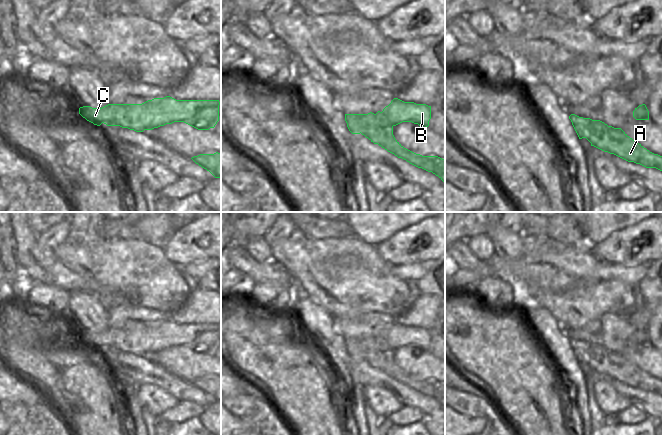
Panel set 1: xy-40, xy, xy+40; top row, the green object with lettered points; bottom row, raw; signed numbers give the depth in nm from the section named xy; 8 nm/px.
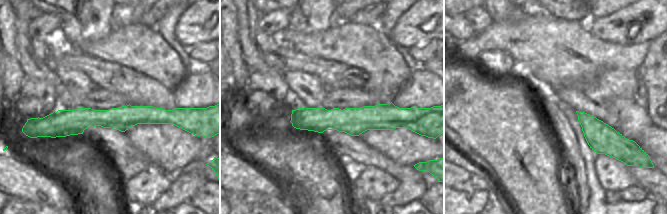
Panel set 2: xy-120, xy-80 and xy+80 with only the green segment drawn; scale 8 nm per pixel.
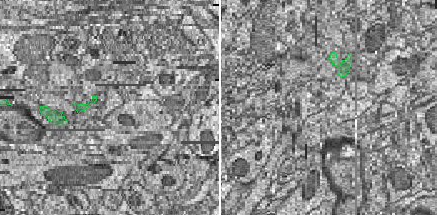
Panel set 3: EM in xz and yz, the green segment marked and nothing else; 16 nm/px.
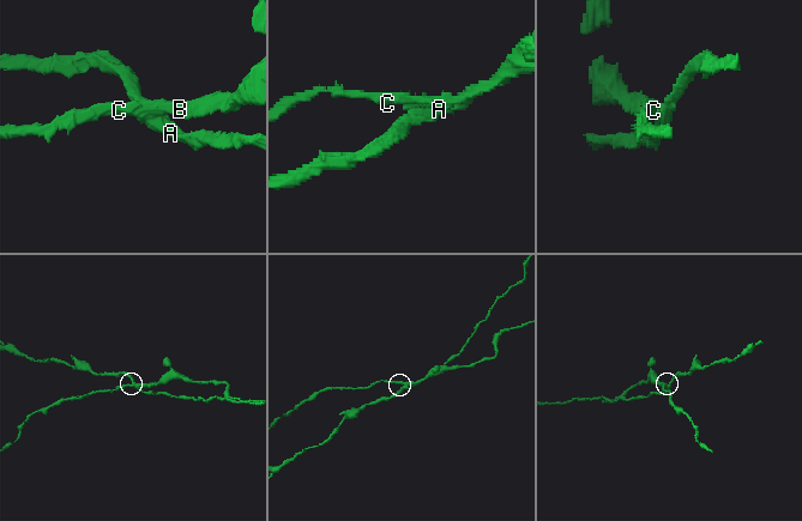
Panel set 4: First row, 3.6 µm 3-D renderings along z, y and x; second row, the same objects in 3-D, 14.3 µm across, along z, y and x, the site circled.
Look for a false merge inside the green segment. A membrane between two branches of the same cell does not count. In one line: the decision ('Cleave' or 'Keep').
Cleave.

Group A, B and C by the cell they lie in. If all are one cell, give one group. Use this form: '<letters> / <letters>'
A / B C

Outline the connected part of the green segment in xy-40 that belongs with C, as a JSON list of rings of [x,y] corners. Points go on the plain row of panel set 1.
[[[170,320],[154,322],[142,328],[108,328],[102,332],[83,330],[79,338],[94,349],[120,350],[136,356],[152,354],[174,346],[184,346],[198,354],[214,352],[219,345],[219,324],[176,324]]]

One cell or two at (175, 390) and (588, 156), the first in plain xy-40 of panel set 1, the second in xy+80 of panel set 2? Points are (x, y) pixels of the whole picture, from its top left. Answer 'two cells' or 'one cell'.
two cells

